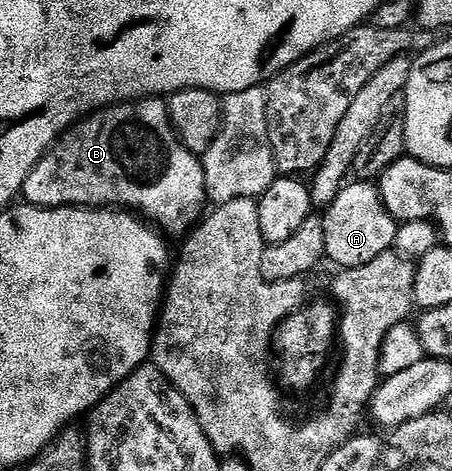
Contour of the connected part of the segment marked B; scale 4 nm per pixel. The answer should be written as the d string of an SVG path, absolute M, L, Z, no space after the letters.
M144 98L101 108L72 124L39 159L37 166L33 166L21 196L26 203L39 208L122 206L144 217L152 216L147 217L152 221L175 224L194 214L199 195L202 197L206 190L207 175L202 159L189 151L176 136L166 103L159 98Z

